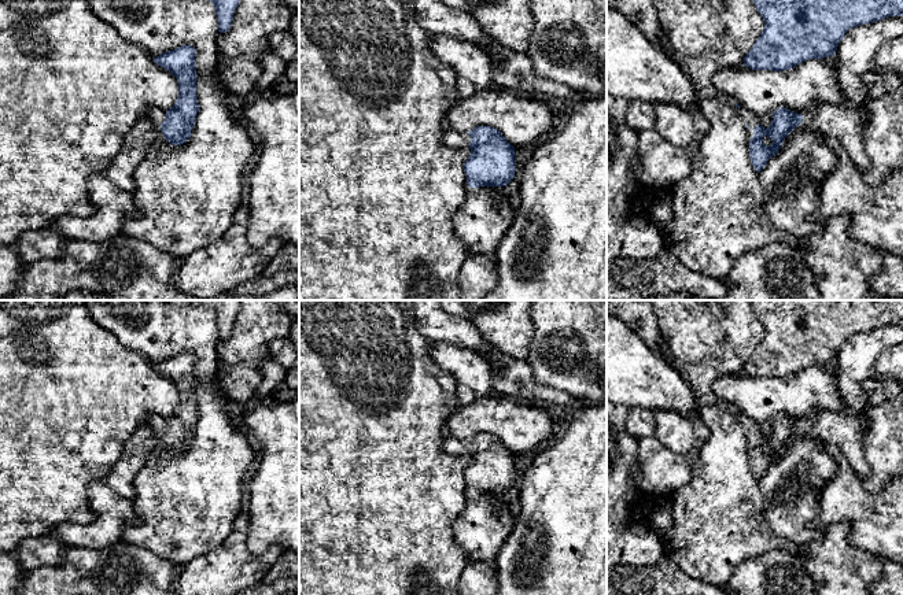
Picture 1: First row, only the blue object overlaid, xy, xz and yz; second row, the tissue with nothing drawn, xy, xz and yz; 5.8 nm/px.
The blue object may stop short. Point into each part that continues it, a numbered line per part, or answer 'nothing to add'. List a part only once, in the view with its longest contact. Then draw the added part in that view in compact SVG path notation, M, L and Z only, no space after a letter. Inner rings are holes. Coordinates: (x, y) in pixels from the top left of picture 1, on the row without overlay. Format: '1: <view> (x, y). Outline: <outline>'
1: yz (747, 422). Outline: M738 414L737 421L748 432L748 435L749 435L748 436L748 446L752 446L753 444L753 435L760 430L759 425L756 424L755 420L752 420L751 417L744 415L744 414Z

